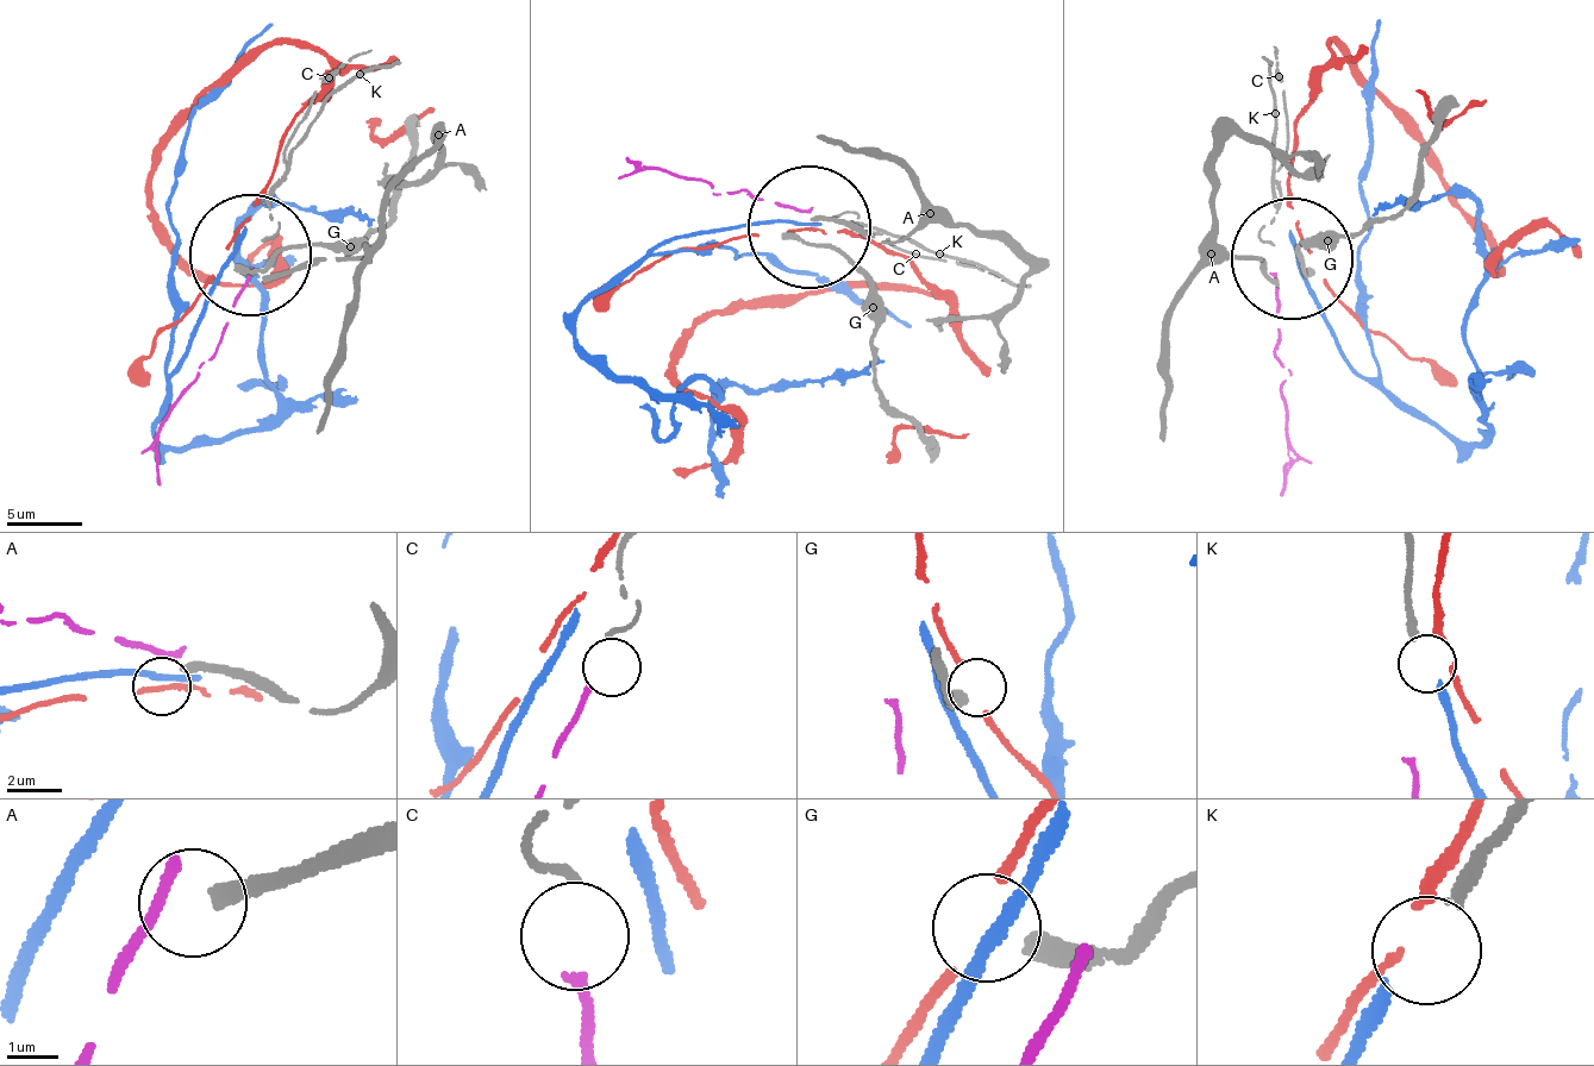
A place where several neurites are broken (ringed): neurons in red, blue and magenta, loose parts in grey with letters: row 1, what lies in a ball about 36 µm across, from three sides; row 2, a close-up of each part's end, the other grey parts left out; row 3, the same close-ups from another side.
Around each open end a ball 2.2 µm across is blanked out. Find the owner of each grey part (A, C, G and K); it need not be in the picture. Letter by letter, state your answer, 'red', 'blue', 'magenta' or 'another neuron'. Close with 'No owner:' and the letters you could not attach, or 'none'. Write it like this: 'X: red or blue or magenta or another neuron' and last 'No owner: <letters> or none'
A: another neuron
C: magenta
G: another neuron
K: blue
No owner: A, G

